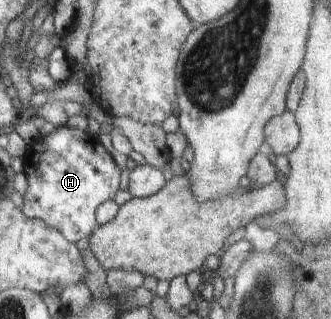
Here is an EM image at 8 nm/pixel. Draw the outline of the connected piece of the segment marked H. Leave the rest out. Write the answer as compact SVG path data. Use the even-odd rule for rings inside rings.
M66 124L27 145L23 162L28 185L22 196L23 213L57 228L74 244L97 229L97 208L113 200L119 191L121 171L100 139L93 139L84 130L71 129Z

